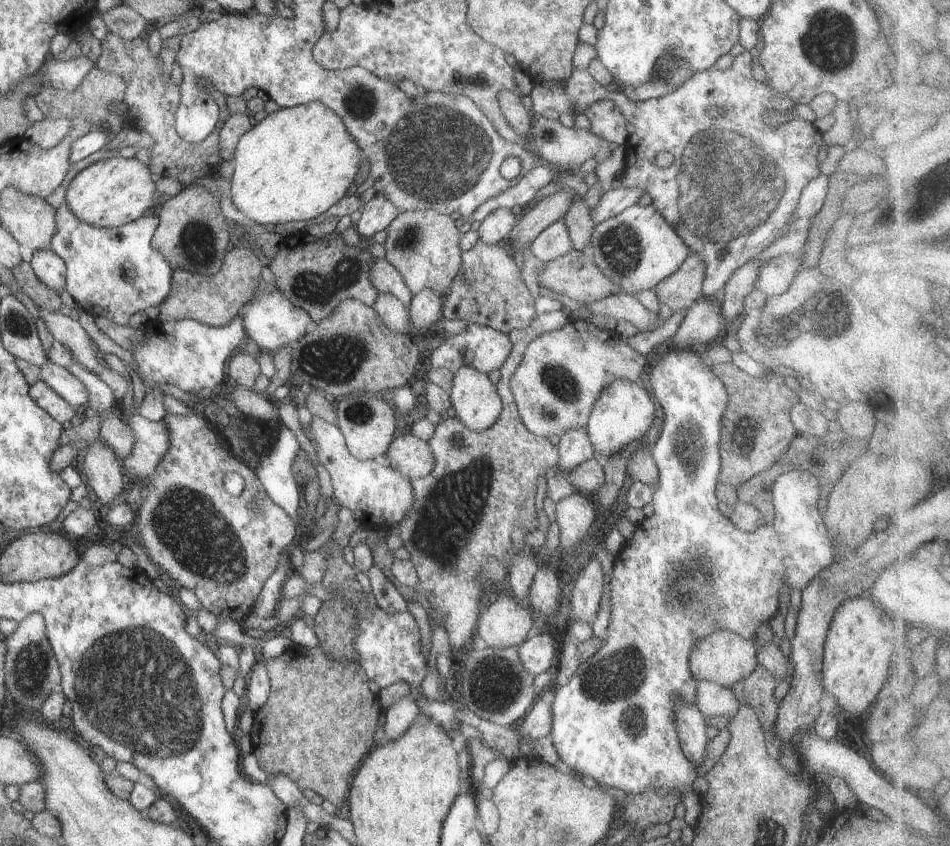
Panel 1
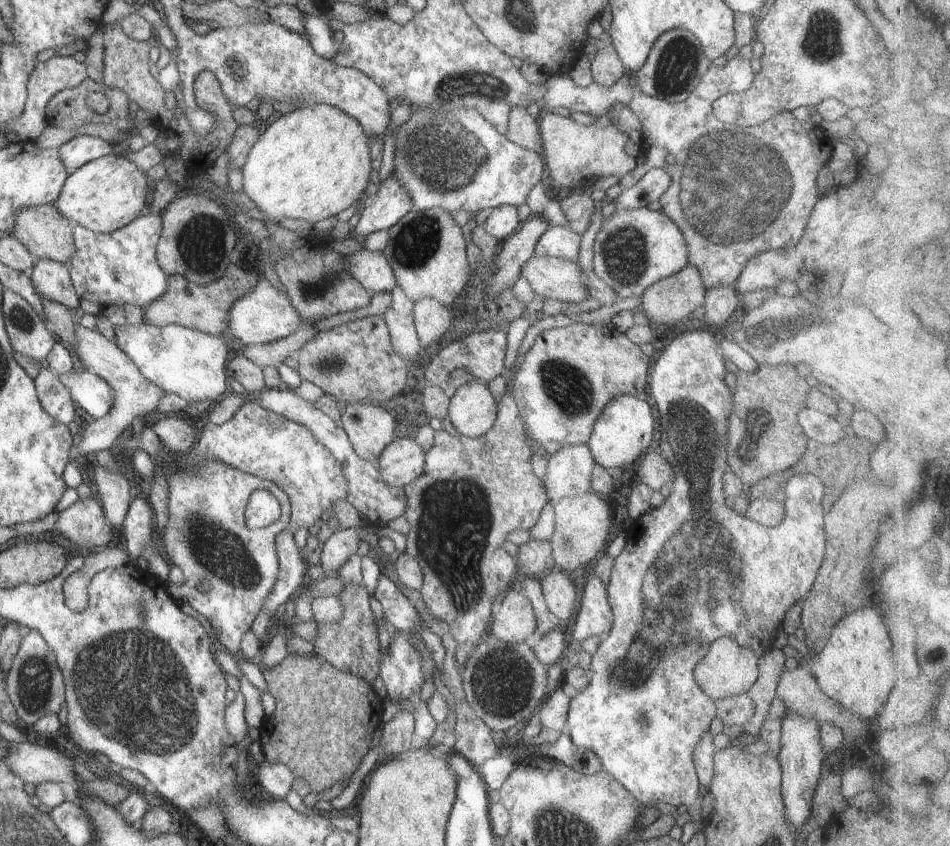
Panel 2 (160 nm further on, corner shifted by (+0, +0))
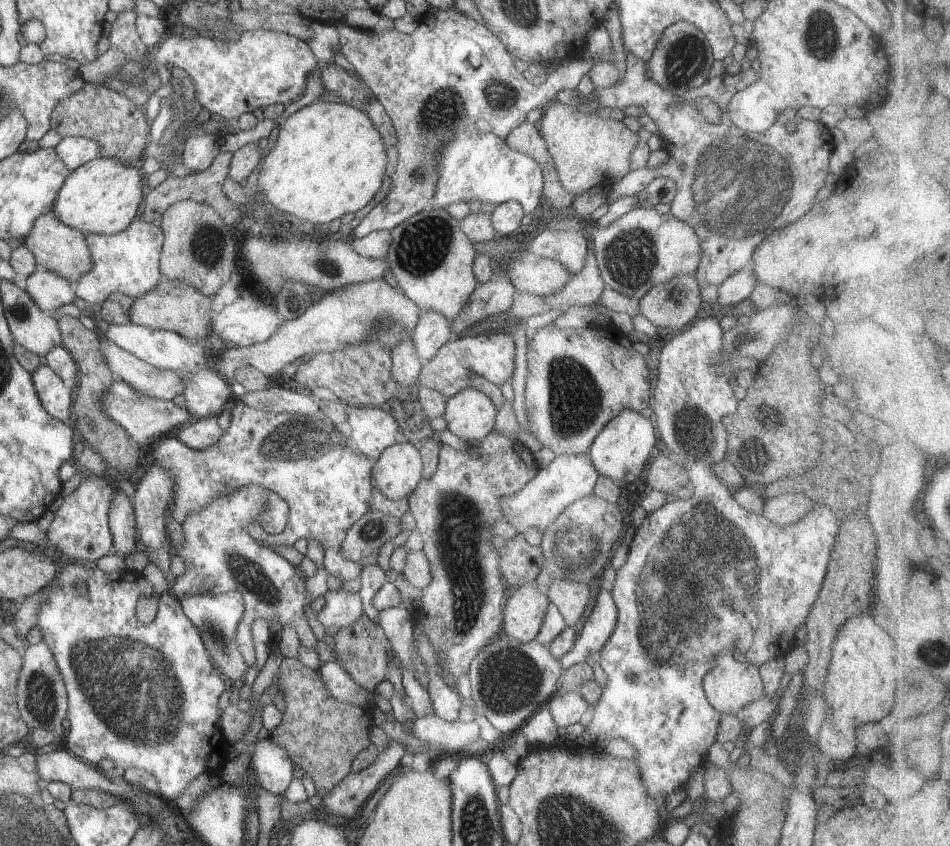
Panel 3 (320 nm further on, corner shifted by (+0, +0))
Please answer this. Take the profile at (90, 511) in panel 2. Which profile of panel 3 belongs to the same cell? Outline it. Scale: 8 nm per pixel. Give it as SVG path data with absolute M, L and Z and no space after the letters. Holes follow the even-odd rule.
M93 475L84 479L62 504L54 511L54 520L47 530L50 542L62 554L76 562L92 566L99 558L105 557L113 545L109 527L109 510L115 495L114 481Z

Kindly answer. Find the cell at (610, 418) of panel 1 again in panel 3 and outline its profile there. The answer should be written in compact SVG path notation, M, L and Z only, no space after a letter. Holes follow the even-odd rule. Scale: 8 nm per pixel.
M624 409L605 424L604 430L590 445L587 455L600 475L622 484L622 482L634 482L642 474L644 466L654 455L654 444L656 444L656 436L648 413Z

